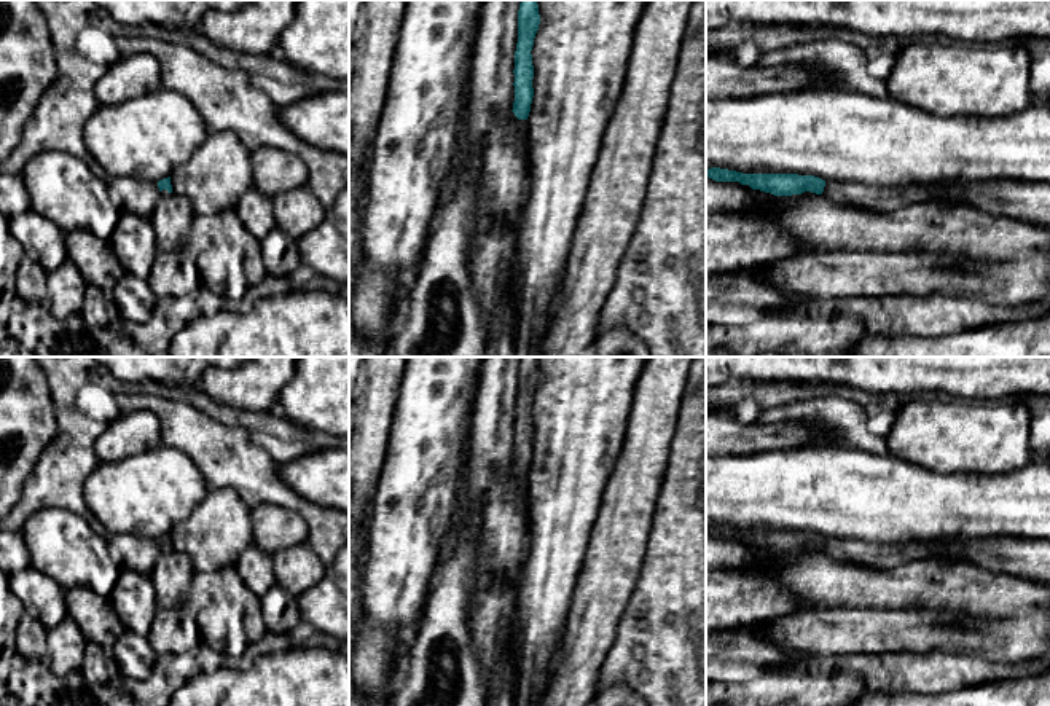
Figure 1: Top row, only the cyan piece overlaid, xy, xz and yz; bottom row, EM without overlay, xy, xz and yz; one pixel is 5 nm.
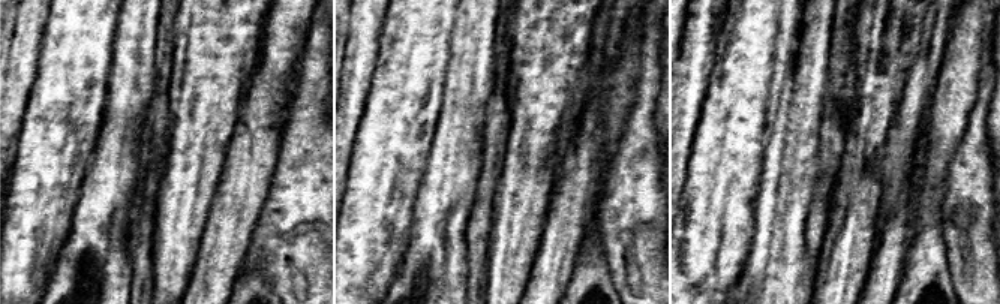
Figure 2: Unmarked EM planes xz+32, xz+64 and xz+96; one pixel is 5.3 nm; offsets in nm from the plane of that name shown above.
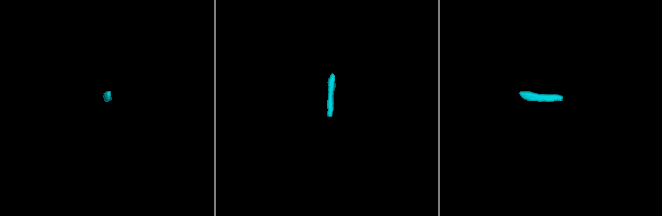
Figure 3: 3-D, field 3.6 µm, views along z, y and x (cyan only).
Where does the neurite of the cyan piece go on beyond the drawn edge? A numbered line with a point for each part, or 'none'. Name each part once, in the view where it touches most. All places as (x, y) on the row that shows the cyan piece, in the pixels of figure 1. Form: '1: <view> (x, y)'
1: yz (883, 200)

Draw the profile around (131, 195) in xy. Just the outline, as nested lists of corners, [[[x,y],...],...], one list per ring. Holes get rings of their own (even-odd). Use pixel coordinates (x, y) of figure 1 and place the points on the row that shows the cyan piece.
[[[110,177],[107,182],[112,202],[123,214],[150,218],[159,198],[158,183],[137,177]]]

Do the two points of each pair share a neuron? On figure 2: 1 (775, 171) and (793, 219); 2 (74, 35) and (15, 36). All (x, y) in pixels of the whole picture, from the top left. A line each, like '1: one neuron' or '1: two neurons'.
1: one neuron
2: two neurons

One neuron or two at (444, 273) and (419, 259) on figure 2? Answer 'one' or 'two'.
one

